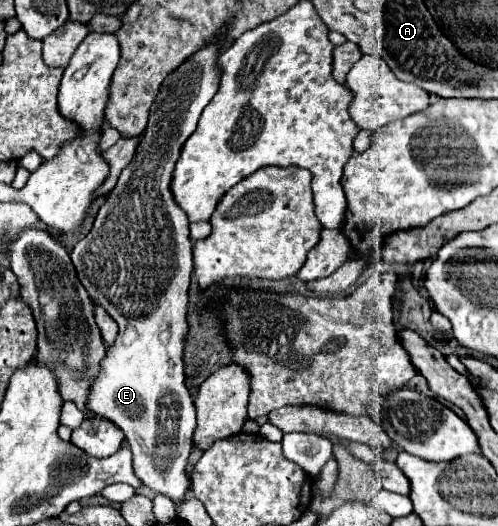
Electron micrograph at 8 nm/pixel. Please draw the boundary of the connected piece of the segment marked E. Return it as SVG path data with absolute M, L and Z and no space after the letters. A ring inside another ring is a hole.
M222 27L220 35L188 57L176 71L172 71L152 107L148 127L142 133L142 139L136 147L134 159L124 167L118 177L116 187L106 197L100 207L96 221L90 233L76 243L70 257L76 267L78 279L88 291L90 299L106 309L106 313L118 323L118 337L108 347L106 357L100 363L100 371L90 385L86 407L92 409L94 415L106 417L116 423L132 449L132 465L136 477L152 489L154 493L164 493L172 501L184 501L190 481L186 475L188 455L192 451L192 433L196 429L196 409L194 399L184 385L184 347L188 335L188 289L192 277L192 241L188 237L188 217L174 201L170 191L170 181L174 173L174 165L180 157L182 145L194 133L202 109L212 101L220 83L220 67L218 53L224 43L226 27Z

